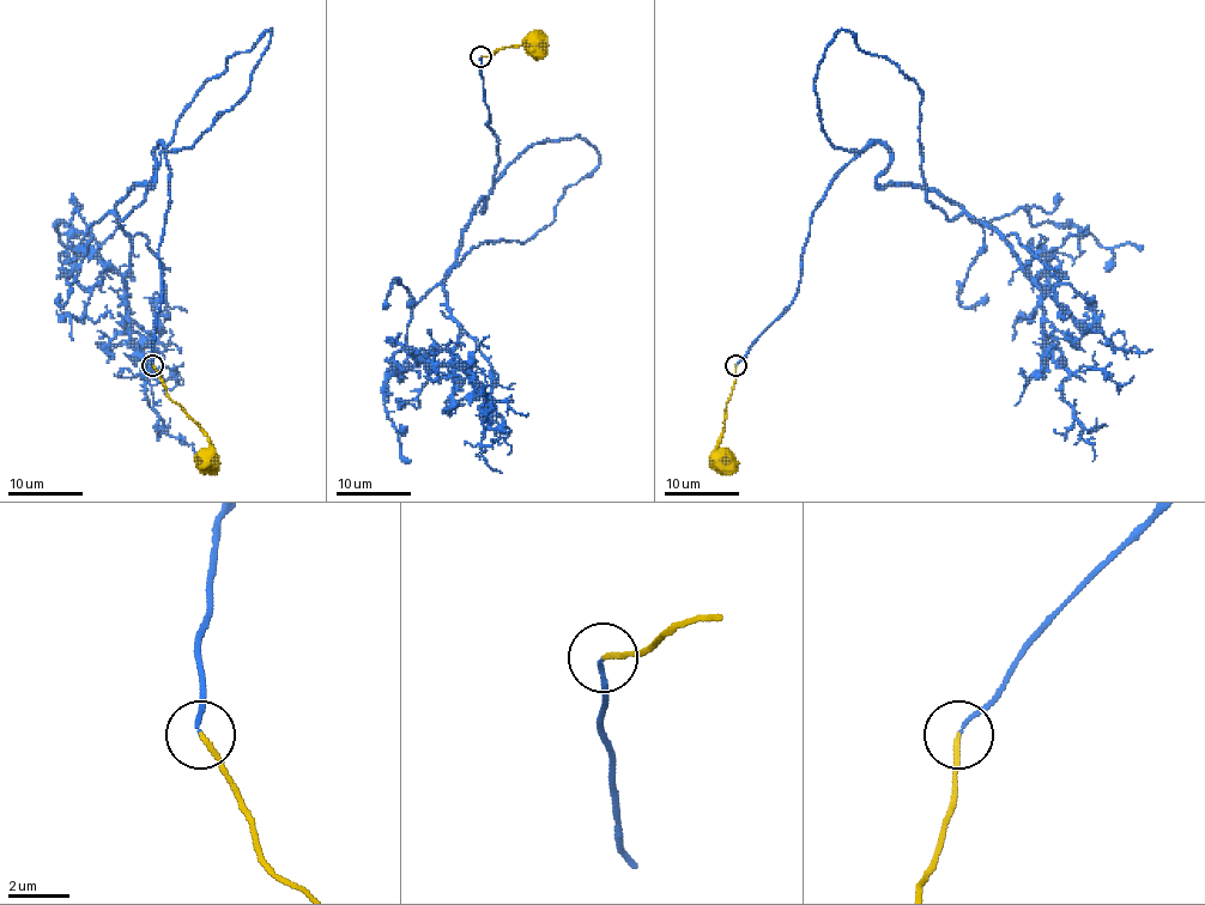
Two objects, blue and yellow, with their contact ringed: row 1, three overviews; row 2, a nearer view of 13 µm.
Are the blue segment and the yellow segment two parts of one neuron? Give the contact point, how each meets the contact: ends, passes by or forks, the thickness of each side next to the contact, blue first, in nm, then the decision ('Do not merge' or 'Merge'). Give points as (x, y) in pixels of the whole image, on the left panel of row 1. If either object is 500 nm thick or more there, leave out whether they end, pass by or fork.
Place: (152, 365). At the ring blue ends. At the ring yellow ends. Thickness 100 nm (blue) against 150 nm. Merge

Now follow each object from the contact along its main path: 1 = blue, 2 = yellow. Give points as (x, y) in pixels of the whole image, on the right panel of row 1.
1: (736, 366), (791, 303), (817, 202), (880, 143), (878, 184), (940, 192), (1039, 290), (1093, 461)
2: (736, 366), (719, 442), (732, 474)

